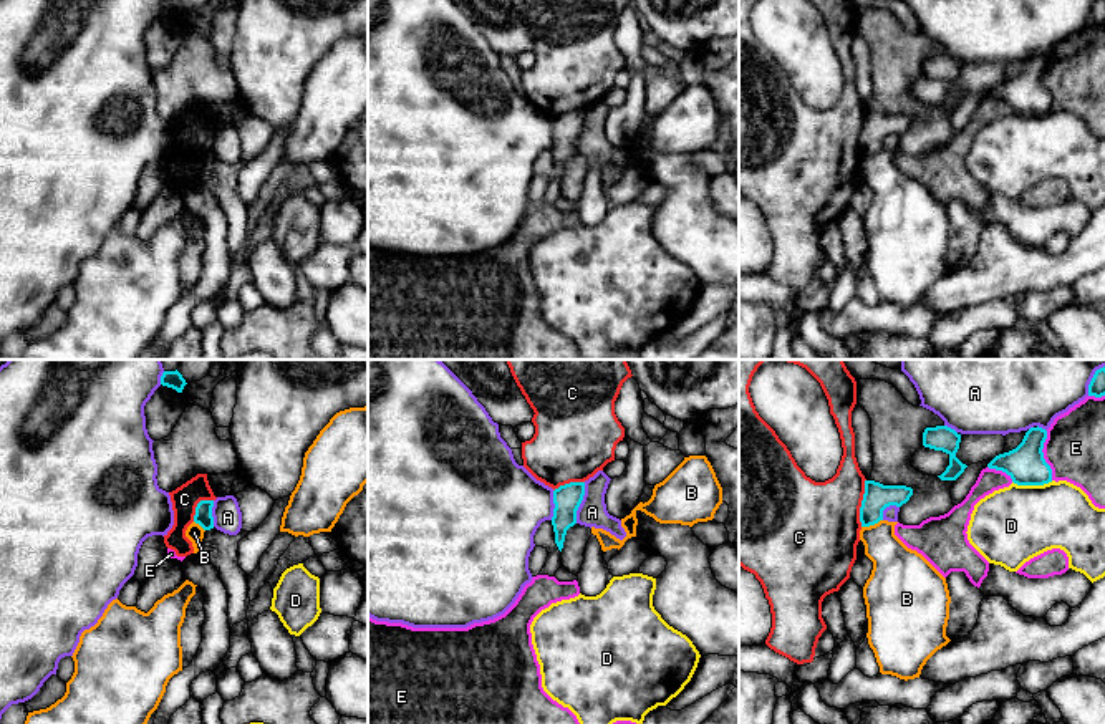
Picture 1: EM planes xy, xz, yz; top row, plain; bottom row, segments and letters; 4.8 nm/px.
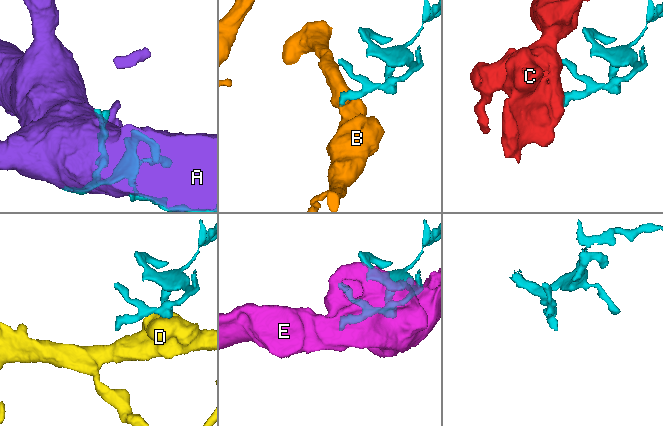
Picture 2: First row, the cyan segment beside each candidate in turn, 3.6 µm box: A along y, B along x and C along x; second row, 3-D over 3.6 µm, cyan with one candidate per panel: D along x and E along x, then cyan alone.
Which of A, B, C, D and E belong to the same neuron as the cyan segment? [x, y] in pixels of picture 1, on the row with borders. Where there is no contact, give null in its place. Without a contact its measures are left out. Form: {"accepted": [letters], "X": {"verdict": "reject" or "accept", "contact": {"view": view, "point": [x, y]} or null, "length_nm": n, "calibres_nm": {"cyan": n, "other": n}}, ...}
{"accepted": [], "A": {"verdict": "reject", "contact": {"view": "xz", "point": [580, 502]}, "length_nm": 200, "calibres_nm": {"cyan": 140, "other": 140}}, "B": {"verdict": "reject", "contact": {"view": "yz", "point": [872, 524]}, "length_nm": 110, "calibres_nm": {"cyan": 140, "other": 240}}, "C": {"verdict": "reject", "contact": {"view": "yz", "point": [862, 502]}, "length_nm": 240, "calibres_nm": {"cyan": 140, "other": 420}}, "D": {"verdict": "reject", "contact": {"view": "yz", "point": [1032, 484]}, "length_nm": 200, "calibres_nm": {"cyan": 190, "other": 380}}, "E": {"verdict": "reject", "contact": {"view": "yz", "point": [1042, 456]}, "length_nm": 240, "calibres_nm": {"cyan": 190, "other": 280}}}

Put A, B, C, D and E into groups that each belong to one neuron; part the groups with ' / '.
A / B / C / D / E

